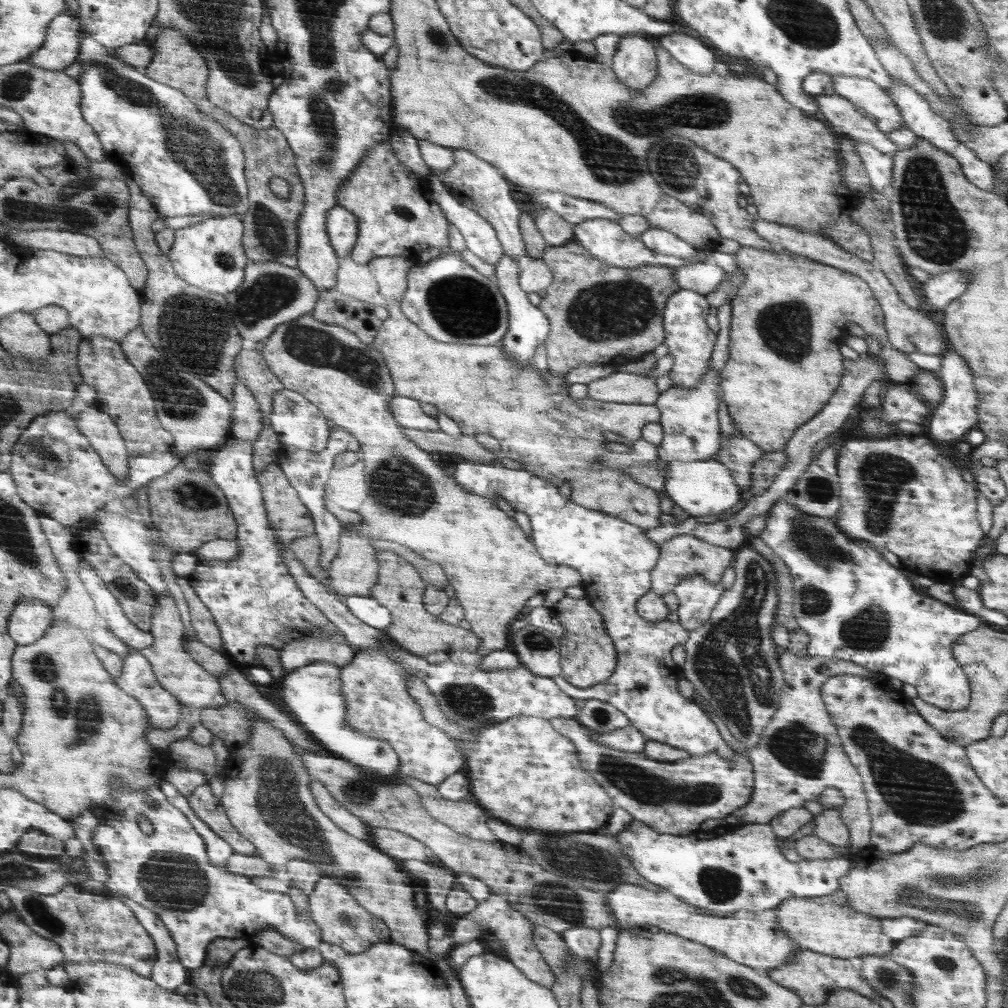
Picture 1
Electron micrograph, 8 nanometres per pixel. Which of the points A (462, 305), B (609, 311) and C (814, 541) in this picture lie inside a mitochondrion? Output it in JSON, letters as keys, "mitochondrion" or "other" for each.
{"A":"mitochondrion","B":"mitochondrion","C":"mitochondrion"}

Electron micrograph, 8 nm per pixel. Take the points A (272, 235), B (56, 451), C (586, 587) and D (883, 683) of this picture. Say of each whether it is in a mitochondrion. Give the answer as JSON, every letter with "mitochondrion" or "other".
{"A":"mitochondrion","B":"mitochondrion","C":"other","D":"other"}

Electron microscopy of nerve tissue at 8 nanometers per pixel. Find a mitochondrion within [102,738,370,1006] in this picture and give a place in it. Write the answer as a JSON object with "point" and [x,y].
{"point":[175,881]}

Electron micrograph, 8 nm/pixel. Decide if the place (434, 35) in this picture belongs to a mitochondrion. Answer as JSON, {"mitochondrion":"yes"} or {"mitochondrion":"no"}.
{"mitochondrion":"yes"}

